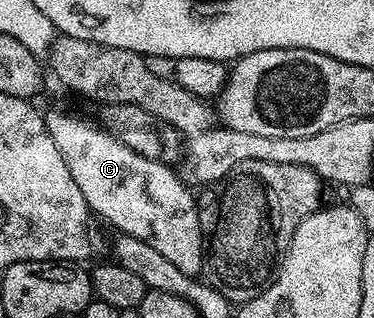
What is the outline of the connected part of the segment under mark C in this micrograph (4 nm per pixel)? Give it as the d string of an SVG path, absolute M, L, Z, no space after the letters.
M49 111L46 119L50 138L54 138L54 146L58 146L58 154L62 154L62 162L66 162L89 209L95 215L97 212L106 223L113 224L117 233L144 240L178 270L182 270L183 274L199 277L204 267L205 251L204 239L200 233L200 208L198 200L196 204L192 197L193 189L177 173L176 177L167 163L147 160L122 142L116 141L103 127L91 128L86 121L79 120L76 116L63 116L60 112Z

